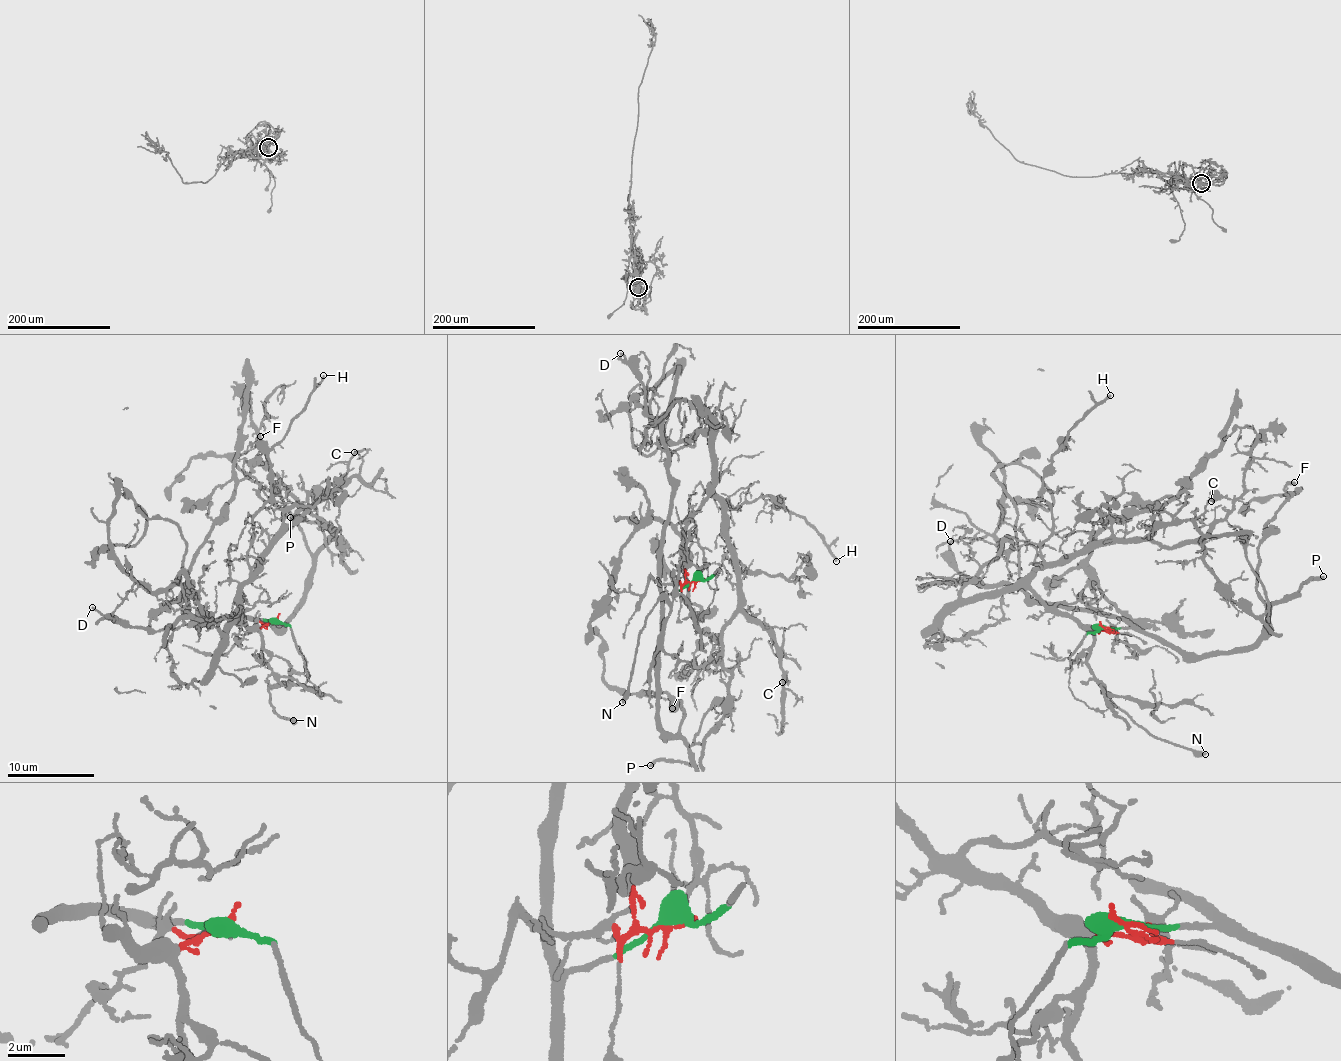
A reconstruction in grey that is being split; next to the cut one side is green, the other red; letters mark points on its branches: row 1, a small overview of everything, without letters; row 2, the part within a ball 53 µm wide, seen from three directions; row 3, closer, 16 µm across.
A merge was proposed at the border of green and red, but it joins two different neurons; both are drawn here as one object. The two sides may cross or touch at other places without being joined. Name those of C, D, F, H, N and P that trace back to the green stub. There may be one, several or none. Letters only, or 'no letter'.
D, F, P

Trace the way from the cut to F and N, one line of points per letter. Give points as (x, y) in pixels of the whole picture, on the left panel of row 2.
F: (275, 620), (253, 620), (281, 625), (300, 608), (313, 552), (278, 496), (243, 476), (234, 460), (261, 436)
N: (276, 620), (260, 630), (264, 664), (279, 683), (270, 692), (277, 714), (295, 718), (293, 721)

